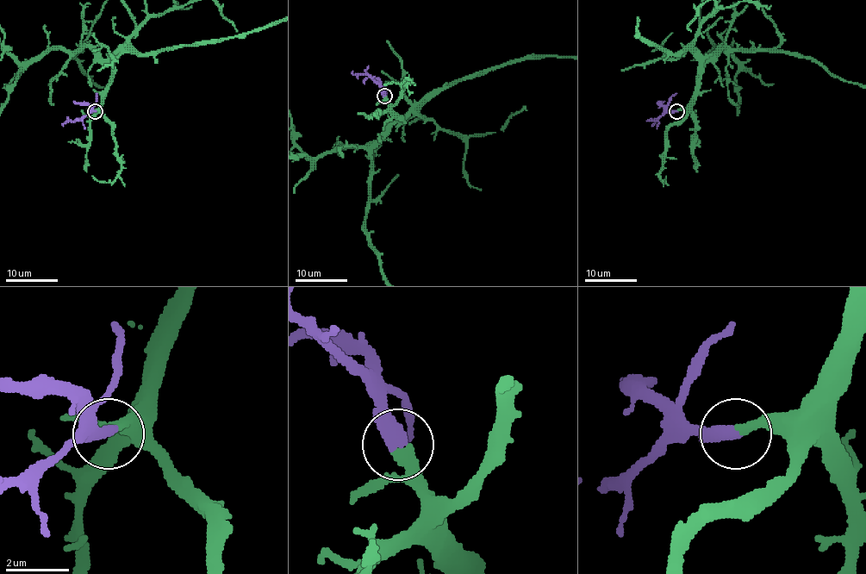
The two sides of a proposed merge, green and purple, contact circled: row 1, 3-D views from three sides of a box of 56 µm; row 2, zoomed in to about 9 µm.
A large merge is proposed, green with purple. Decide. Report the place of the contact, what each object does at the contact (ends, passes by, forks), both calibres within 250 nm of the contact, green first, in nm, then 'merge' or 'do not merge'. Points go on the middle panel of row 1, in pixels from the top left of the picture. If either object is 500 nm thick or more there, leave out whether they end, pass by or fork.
at (384, 96); green passes by; purple ends there; 220 nm thick on the green side, 360 nm on the other; merge

